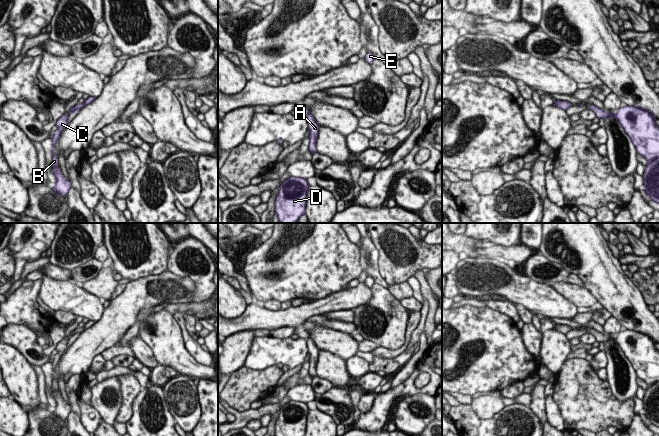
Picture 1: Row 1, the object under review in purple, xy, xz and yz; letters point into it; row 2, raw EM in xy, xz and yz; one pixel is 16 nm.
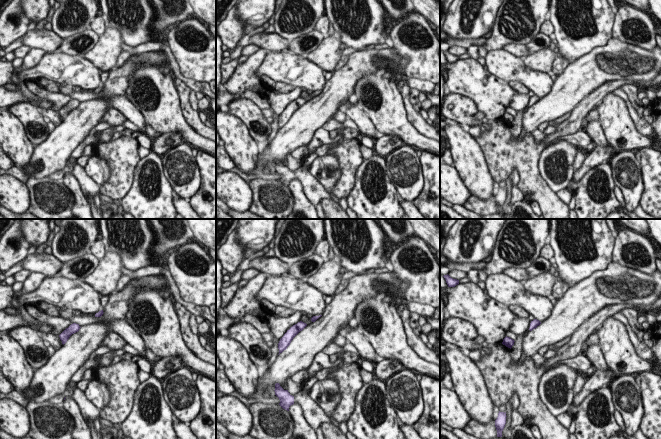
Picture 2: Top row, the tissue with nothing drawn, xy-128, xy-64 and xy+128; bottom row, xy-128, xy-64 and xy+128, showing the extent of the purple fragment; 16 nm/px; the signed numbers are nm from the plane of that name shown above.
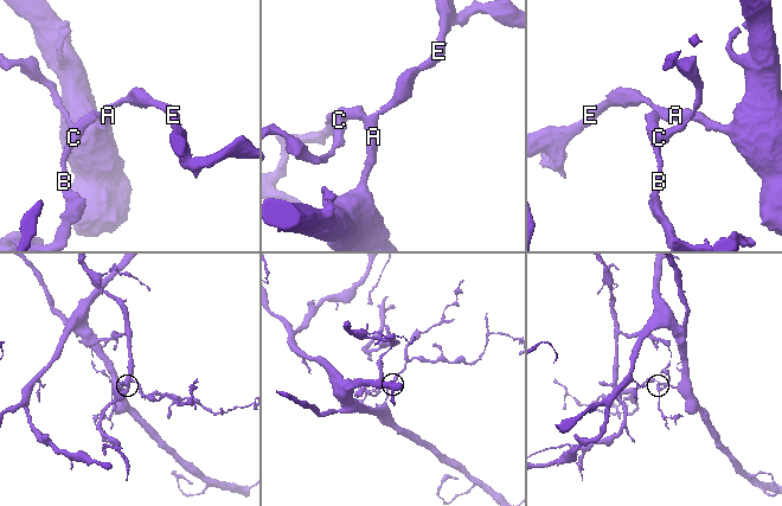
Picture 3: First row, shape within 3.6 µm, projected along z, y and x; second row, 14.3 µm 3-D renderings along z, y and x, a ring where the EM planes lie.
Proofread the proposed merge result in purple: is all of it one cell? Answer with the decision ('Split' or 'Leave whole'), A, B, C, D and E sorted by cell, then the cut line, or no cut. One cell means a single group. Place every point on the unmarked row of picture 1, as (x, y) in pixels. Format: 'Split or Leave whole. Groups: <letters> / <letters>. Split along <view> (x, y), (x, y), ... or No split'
Split. Groups: A D E / B C. Split along xy (84, 327), (83, 330).

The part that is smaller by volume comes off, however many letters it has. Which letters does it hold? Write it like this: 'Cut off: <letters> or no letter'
Cut off: B, C.

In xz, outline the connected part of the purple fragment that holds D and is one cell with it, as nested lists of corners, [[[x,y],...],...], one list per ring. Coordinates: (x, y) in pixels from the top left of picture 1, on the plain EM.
[[[290,401],[279,412],[275,436],[306,436],[310,409],[306,402]]]

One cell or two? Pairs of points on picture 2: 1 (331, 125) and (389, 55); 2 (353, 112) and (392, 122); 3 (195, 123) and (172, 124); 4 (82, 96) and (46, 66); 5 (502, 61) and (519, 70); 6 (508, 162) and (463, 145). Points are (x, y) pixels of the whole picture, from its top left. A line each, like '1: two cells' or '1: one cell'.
1: two cells
2: two cells
3: two cells
4: two cells
5: one cell
6: two cells

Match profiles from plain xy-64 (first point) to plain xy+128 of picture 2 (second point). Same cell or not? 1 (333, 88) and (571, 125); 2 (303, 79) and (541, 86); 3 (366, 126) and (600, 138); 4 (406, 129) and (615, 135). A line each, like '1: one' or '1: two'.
1: two
2: one
3: one
4: one

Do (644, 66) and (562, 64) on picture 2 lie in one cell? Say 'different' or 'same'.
different

